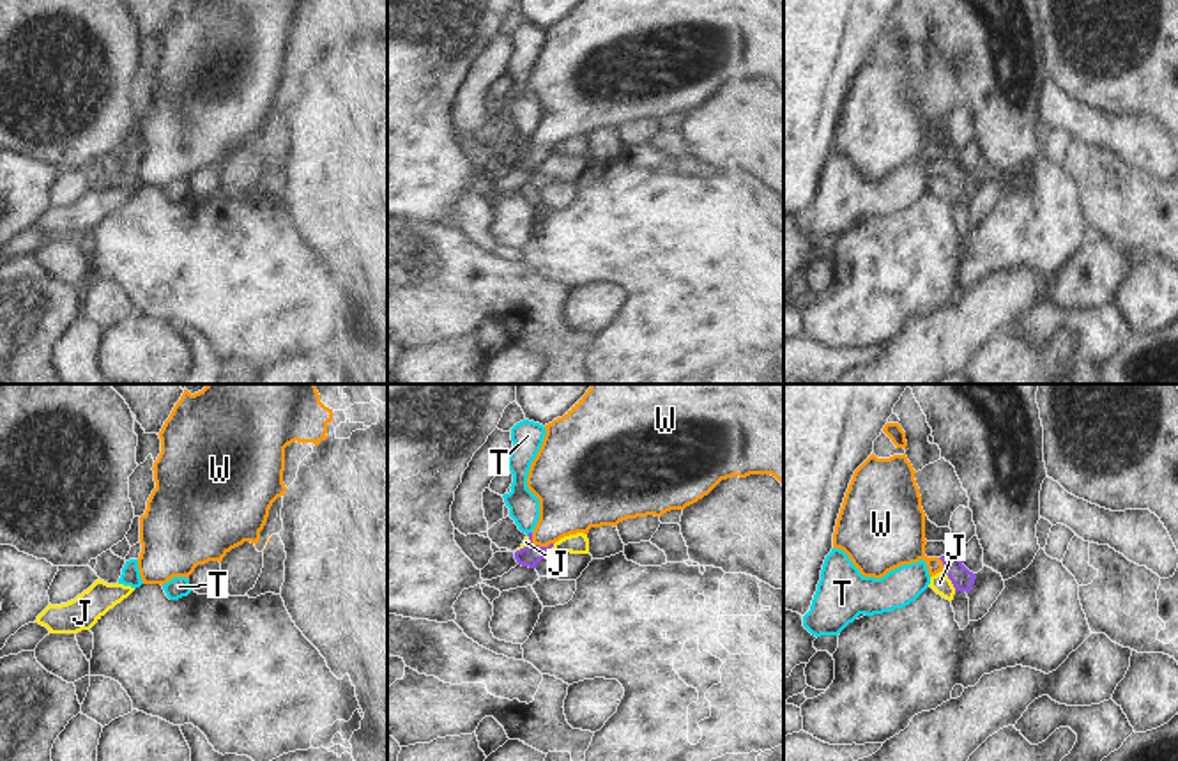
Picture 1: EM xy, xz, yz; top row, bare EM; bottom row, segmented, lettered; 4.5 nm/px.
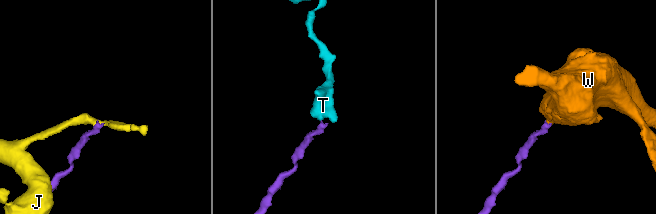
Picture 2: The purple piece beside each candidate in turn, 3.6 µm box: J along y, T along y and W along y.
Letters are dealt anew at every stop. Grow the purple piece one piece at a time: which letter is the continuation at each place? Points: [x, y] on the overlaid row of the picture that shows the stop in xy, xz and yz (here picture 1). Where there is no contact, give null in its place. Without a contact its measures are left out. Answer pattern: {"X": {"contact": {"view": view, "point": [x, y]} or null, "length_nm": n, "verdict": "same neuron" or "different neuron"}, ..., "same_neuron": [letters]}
{"J": {"contact": {"view": "yz", "point": [950, 579]}, "length_nm": 110, "verdict": "different neuron"}, "T": {"contact": {"view": "xz", "point": [529, 533]}, "length_nm": 30, "verdict": "different neuron"}, "W": {"contact": {"view": "xz", "point": [538, 545]}, "length_nm": 120, "verdict": "same neuron"}, "same_neuron": ["W"]}

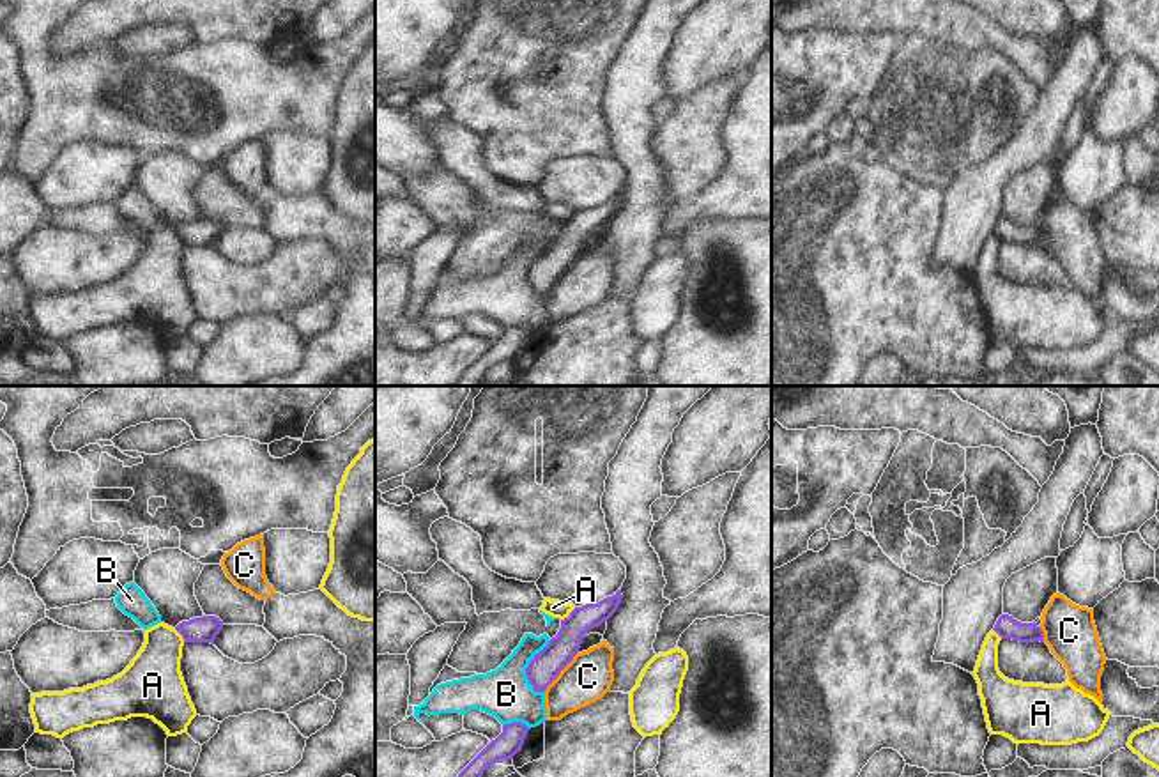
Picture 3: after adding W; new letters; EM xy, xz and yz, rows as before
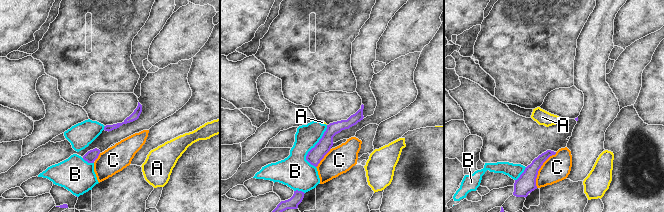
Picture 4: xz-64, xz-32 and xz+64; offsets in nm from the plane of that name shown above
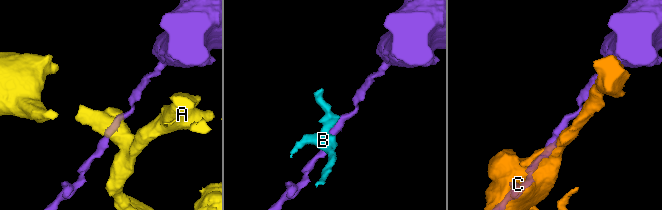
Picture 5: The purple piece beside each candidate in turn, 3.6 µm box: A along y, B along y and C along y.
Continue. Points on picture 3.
{"A": {"contact": {"view": "xz", "point": [570, 615]}, "length_nm": 90, "verdict": "different neuron"}, "B": {"contact": {"view": "xz", "point": [528, 668]}, "length_nm": 240, "verdict": "different neuron"}, "C": {"contact": {"view": "xz", "point": [561, 669]}, "length_nm": 240, "verdict": "different neuron"}, "same_neuron": []}

